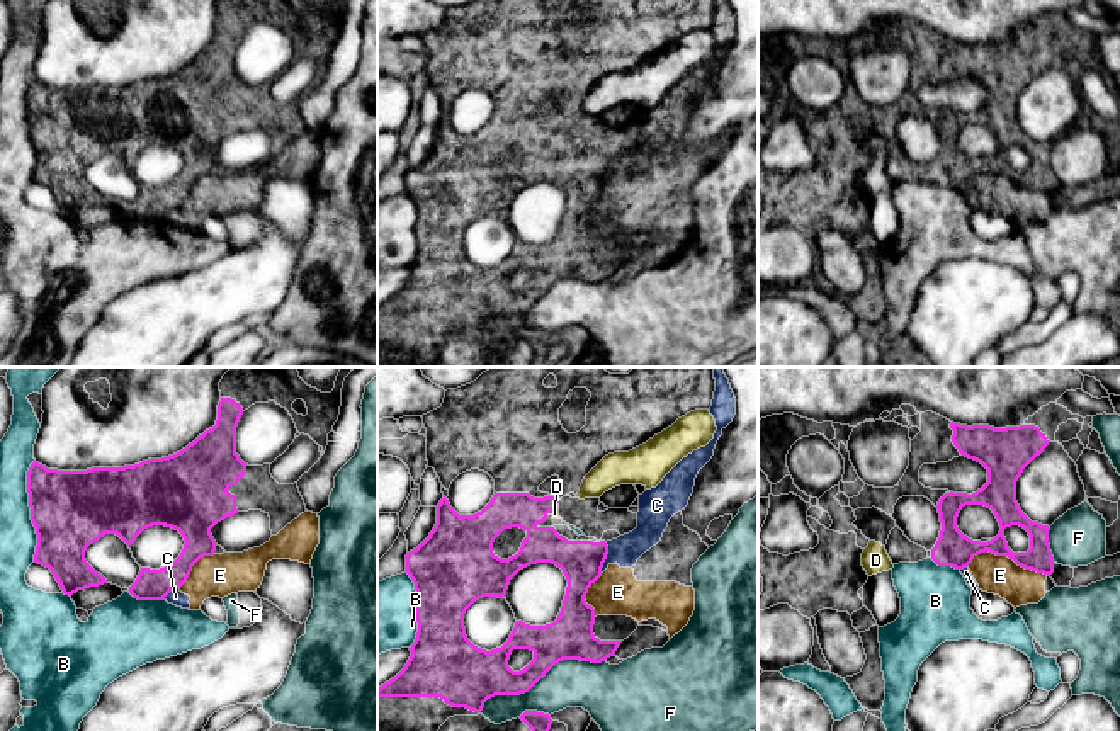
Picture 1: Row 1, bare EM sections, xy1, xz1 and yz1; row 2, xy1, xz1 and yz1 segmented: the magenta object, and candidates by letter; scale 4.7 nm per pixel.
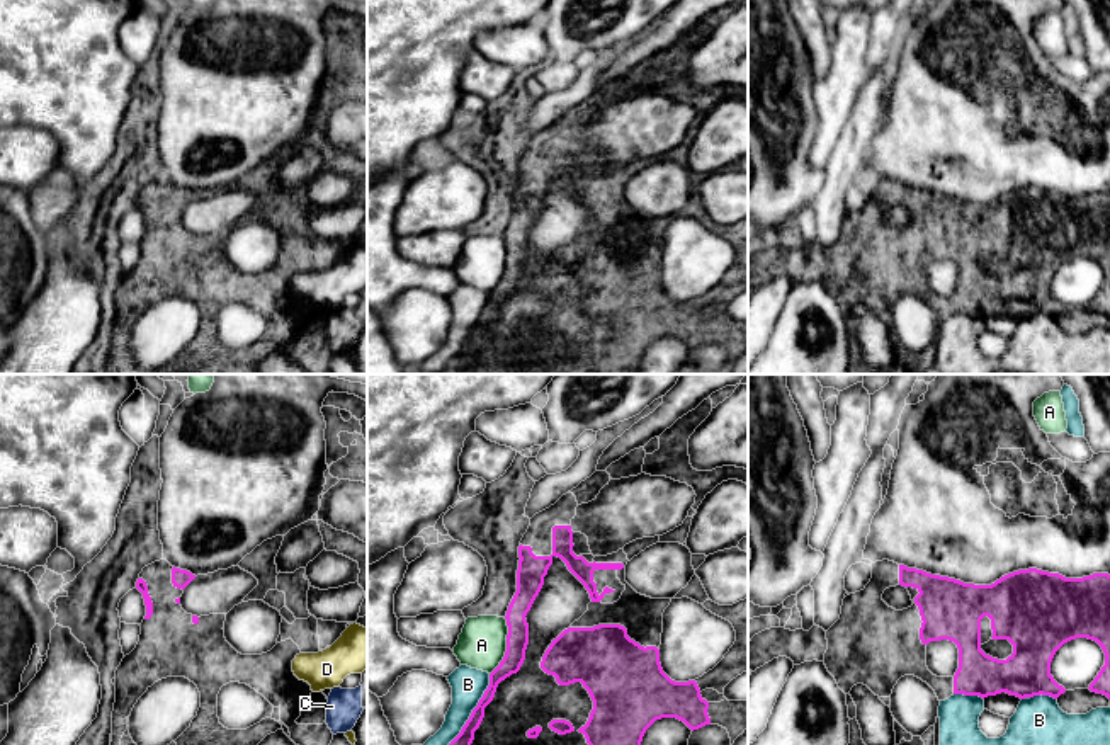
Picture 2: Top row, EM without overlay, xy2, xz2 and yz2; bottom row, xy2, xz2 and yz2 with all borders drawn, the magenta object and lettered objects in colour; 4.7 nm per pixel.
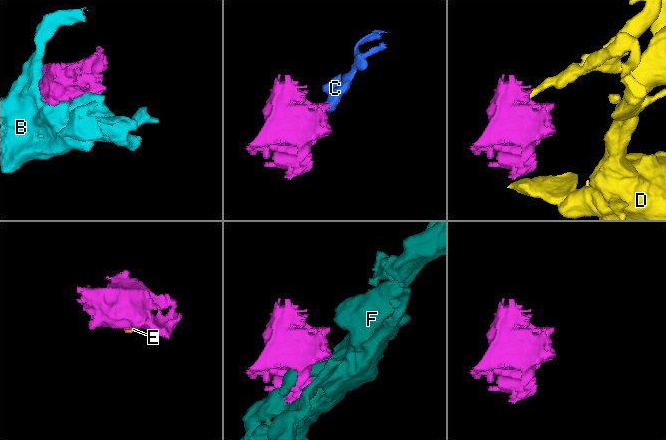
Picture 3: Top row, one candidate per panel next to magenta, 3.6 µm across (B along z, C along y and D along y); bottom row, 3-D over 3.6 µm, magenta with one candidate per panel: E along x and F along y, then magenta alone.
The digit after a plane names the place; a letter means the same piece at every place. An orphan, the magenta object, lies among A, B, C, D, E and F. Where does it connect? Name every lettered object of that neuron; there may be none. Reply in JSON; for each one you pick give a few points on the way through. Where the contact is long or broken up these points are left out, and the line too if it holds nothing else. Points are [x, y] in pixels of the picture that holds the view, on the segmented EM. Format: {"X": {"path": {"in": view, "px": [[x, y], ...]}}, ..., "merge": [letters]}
{"merge": []}

